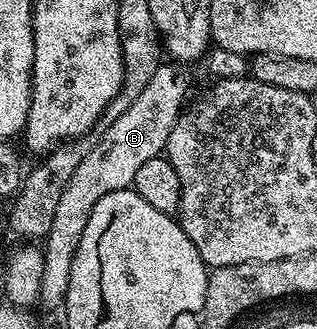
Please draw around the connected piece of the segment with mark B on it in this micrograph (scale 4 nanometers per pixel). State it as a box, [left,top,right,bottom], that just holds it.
[39,62,188,308]

